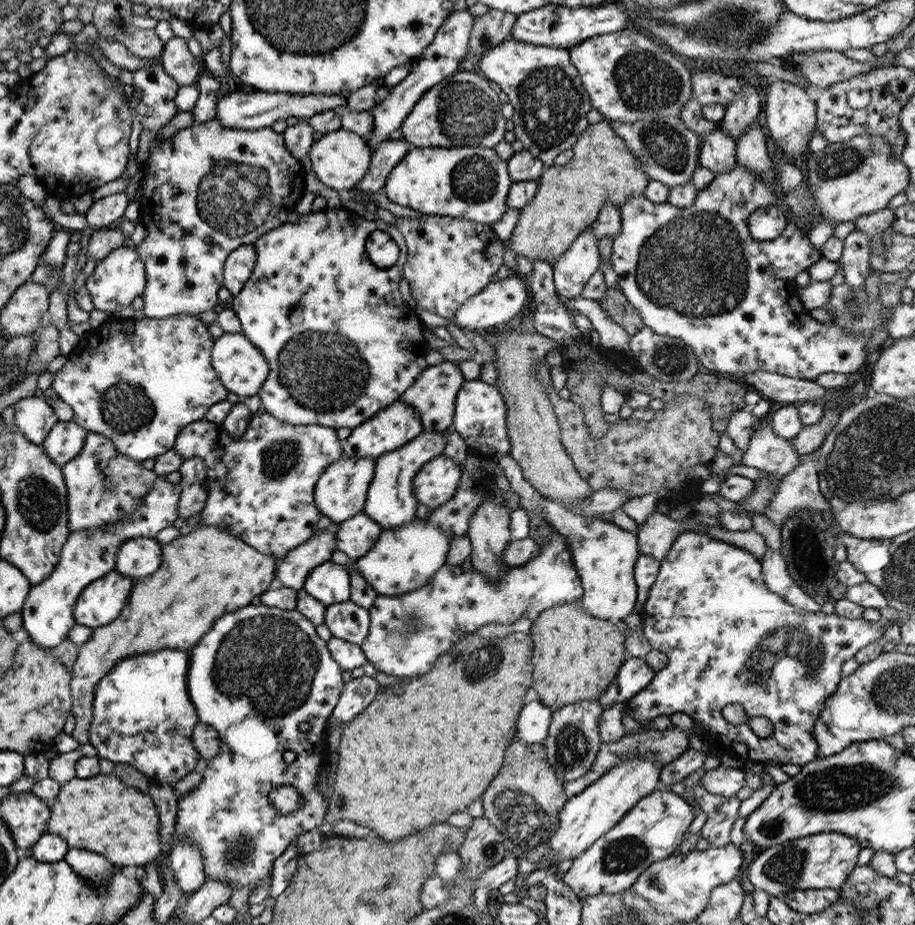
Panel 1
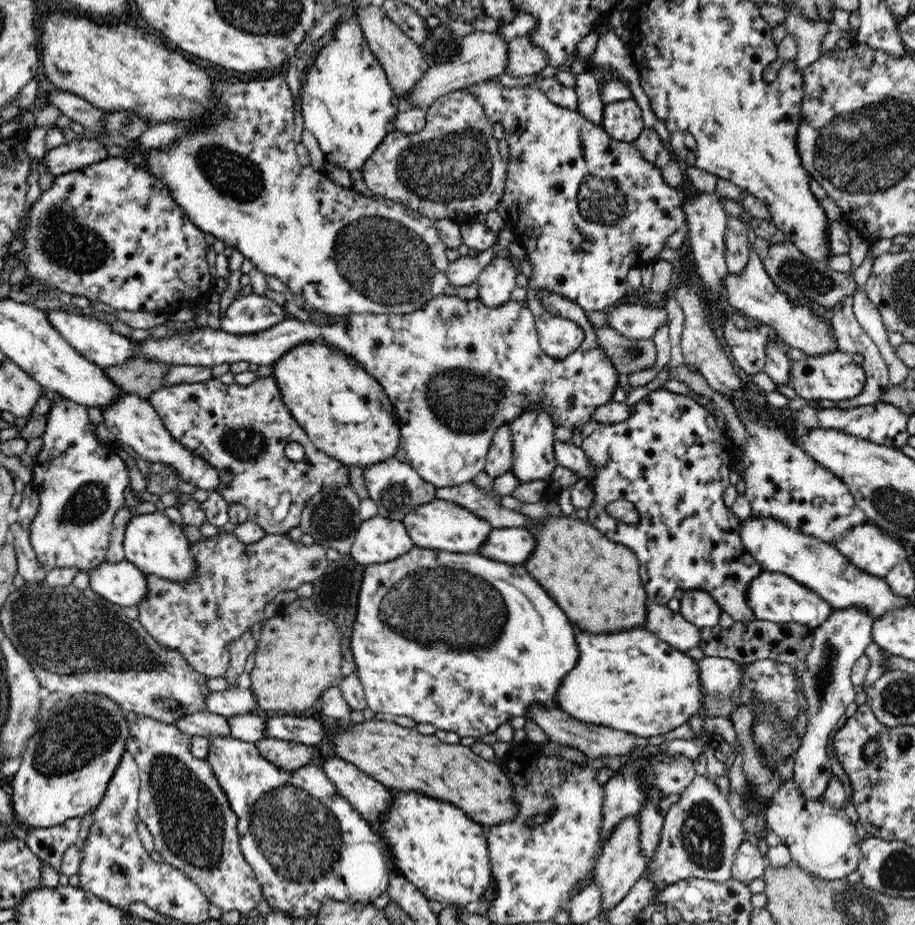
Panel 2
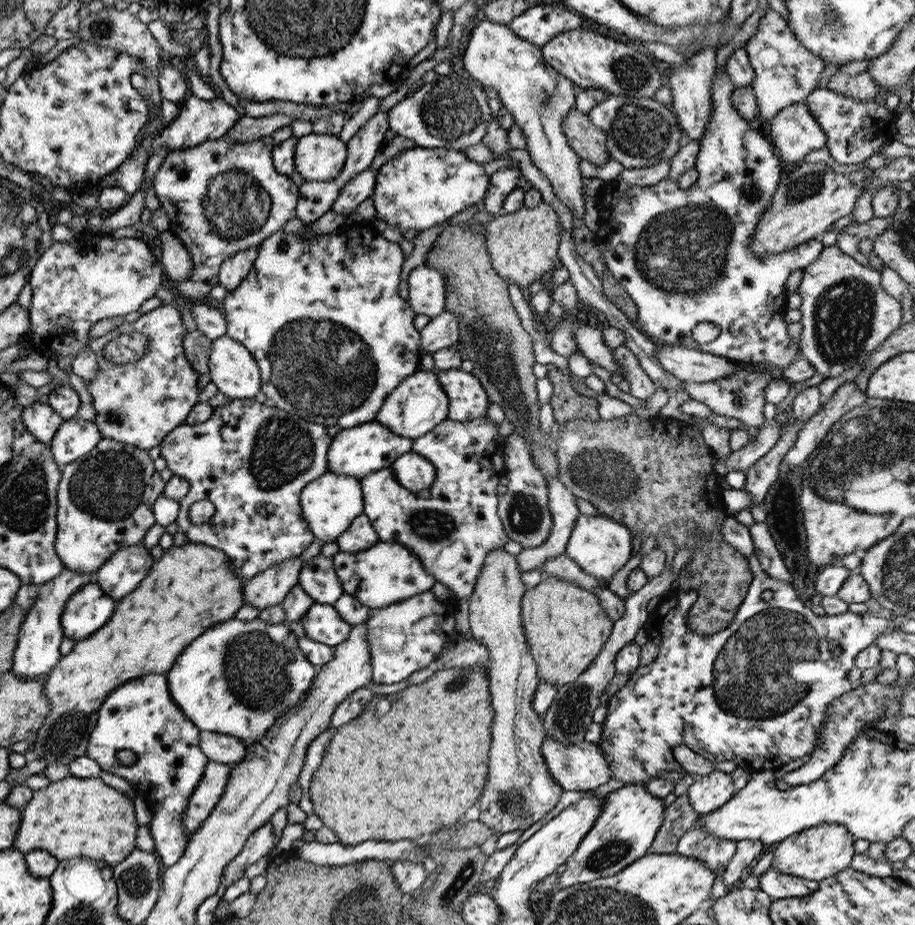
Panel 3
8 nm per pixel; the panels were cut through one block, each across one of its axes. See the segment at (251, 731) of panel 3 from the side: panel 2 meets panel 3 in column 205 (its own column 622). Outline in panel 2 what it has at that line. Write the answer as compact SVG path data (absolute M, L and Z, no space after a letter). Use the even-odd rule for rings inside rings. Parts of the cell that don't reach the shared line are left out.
M630 627L621 631L590 634L574 630L577 657L574 667L566 672L556 690L558 709L566 712L574 721L606 726L611 730L625 731L643 738L666 735L693 716L699 716L702 691L698 681L695 660L672 645L659 639L646 628Z

